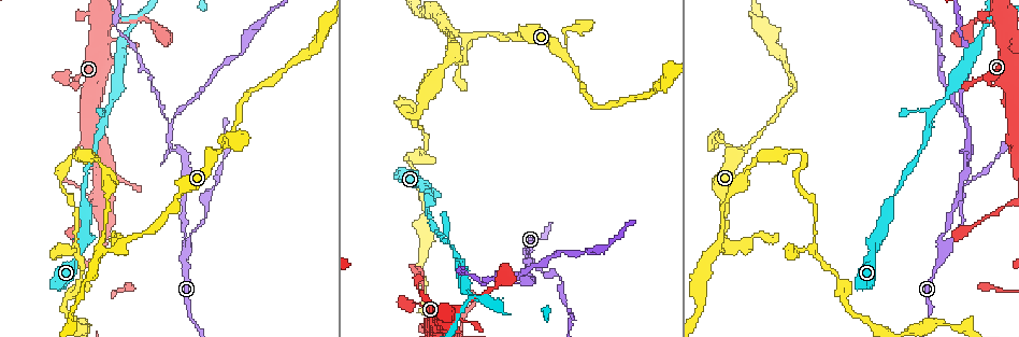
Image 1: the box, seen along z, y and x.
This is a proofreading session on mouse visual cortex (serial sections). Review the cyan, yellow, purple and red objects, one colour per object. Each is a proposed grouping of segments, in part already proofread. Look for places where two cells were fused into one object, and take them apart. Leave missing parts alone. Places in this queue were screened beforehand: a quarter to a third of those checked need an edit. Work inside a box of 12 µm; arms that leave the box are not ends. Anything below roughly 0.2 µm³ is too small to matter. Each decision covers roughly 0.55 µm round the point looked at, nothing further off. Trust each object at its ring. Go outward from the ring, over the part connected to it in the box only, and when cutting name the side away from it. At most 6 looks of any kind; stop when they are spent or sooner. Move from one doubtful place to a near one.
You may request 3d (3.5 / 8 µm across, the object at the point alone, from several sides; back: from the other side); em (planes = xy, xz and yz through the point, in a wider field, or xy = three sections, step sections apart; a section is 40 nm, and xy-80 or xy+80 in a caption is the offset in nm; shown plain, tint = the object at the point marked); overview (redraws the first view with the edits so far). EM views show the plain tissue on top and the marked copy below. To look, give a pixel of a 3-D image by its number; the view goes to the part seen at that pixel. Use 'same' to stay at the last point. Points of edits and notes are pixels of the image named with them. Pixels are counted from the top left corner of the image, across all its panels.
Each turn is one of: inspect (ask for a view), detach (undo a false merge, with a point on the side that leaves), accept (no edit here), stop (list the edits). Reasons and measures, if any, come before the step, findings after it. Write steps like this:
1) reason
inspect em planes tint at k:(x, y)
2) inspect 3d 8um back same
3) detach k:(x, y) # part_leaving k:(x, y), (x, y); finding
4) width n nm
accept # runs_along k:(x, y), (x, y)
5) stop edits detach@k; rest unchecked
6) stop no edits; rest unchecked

arms part here
inspect 3d 3.5um at 1:(477, 298)

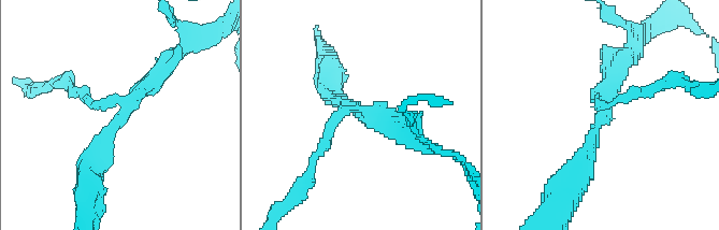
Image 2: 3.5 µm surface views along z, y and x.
shape alone is not enough
inspect em planes tint at 2:(123, 108)

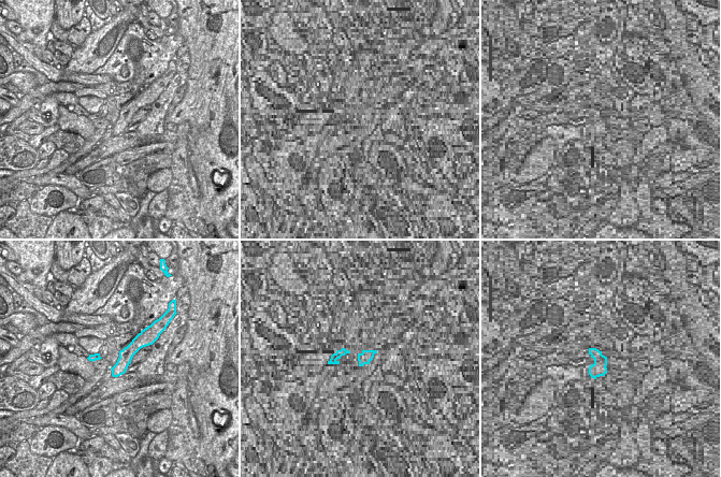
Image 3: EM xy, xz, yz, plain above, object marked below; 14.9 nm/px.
width 200 nm
detach 2:(328, 132) # part_leaving 2:(355, 109), (331, 123), (305, 186); a second cell is stuck on

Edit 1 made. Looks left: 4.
three-way junction
inspect 3d 3.5um at 1:(103, 252)

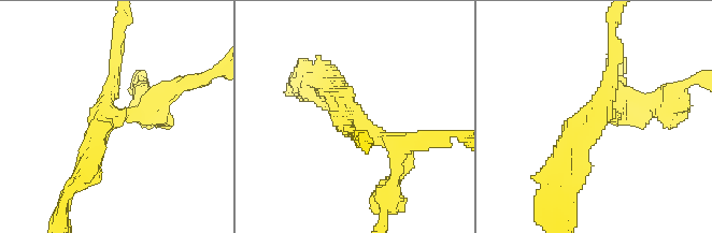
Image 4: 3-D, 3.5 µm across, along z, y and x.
arms 3; arm_widths 150, 300, 300 nm; now the EM
inspect em xy step 5 tint at 4:(603, 115)

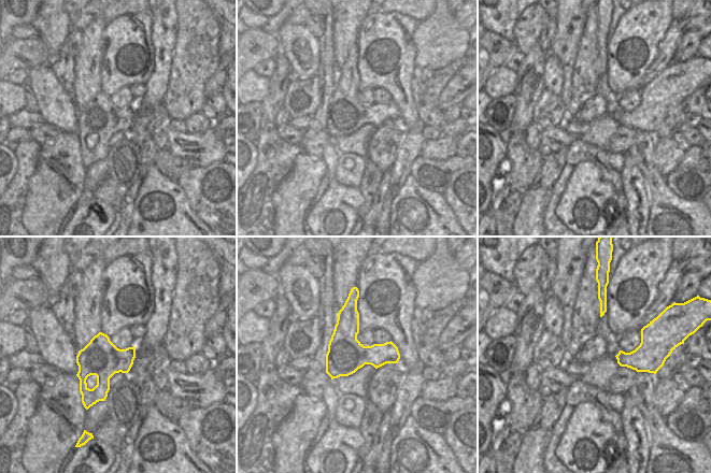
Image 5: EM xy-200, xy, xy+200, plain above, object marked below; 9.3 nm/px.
another direction
inspect em xy step 2 tint same

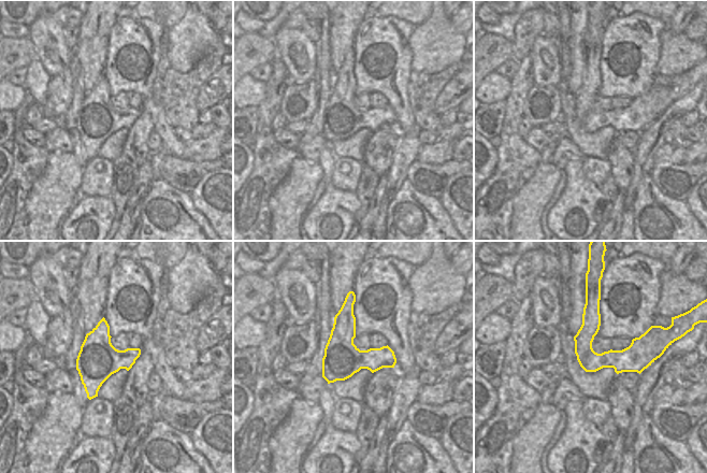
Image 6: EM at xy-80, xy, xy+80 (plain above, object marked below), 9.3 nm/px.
accept # runs_along 4:(173, 87), (113, 114), (117, 47); all the same cell

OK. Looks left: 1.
stop edits detach@2; rest unchecked

